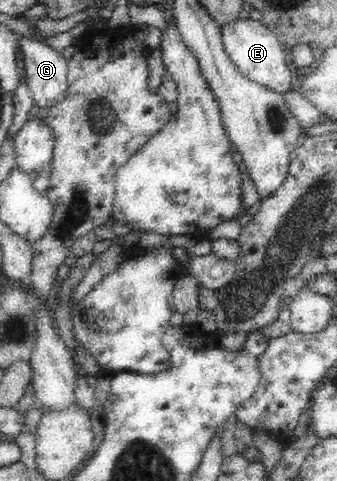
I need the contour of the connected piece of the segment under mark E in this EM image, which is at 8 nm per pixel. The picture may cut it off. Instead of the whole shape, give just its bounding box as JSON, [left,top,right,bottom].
[221,17,292,93]

